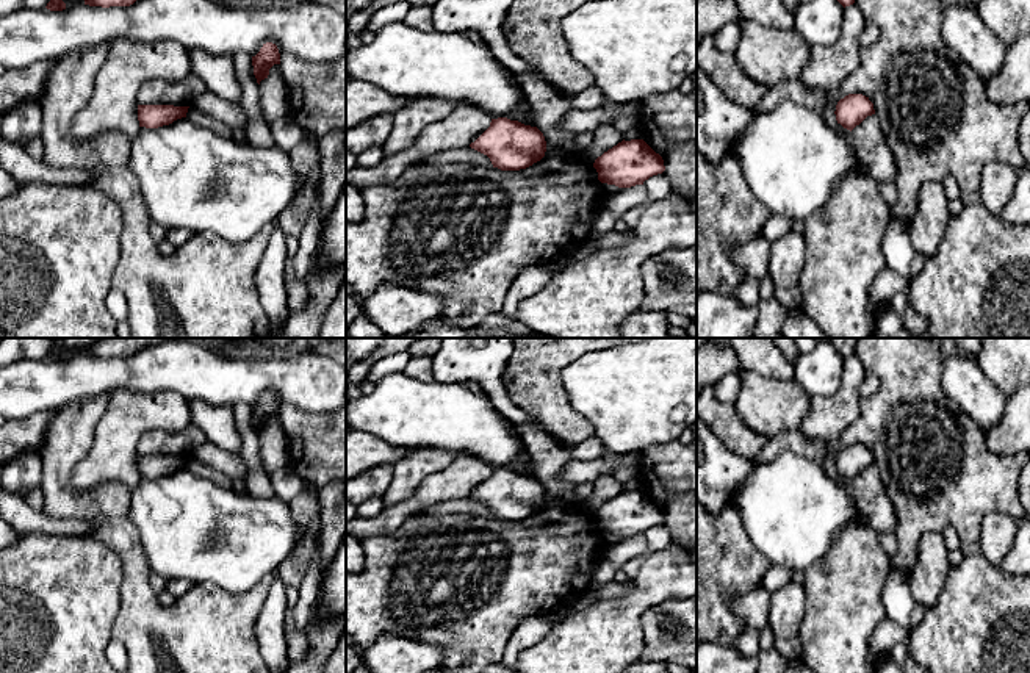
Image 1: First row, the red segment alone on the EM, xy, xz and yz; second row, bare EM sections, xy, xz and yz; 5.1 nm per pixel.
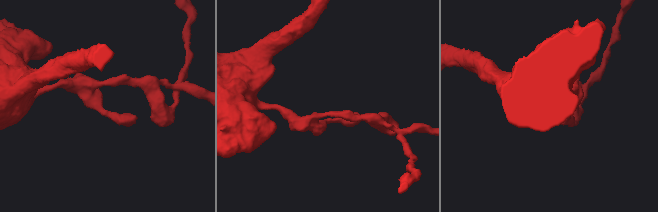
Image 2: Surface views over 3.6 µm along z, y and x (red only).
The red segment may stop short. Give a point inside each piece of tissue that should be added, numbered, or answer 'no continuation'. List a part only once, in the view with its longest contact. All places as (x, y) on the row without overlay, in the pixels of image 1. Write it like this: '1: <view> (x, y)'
no continuation

